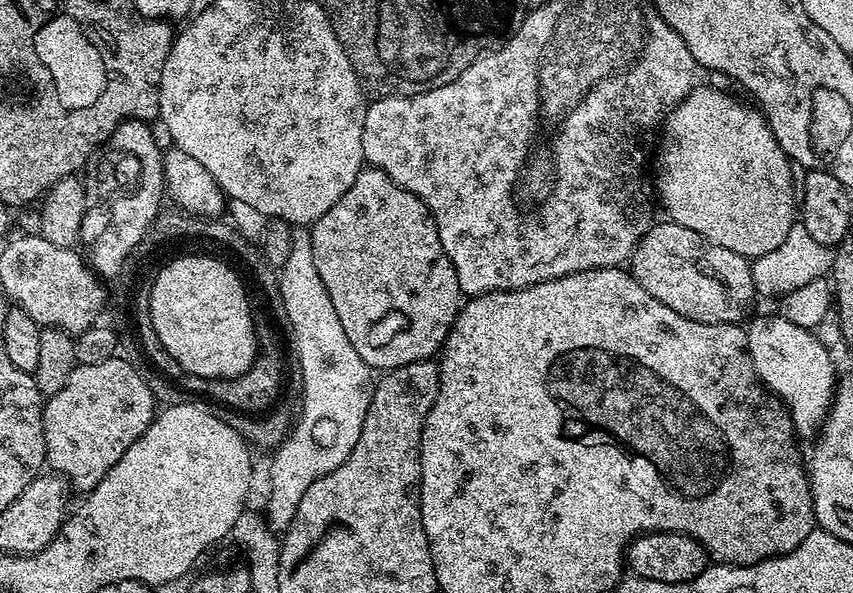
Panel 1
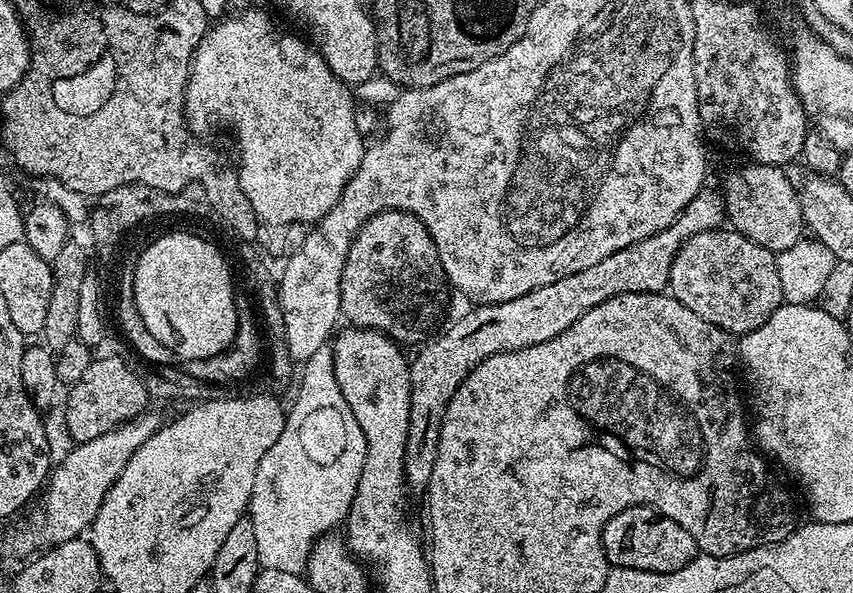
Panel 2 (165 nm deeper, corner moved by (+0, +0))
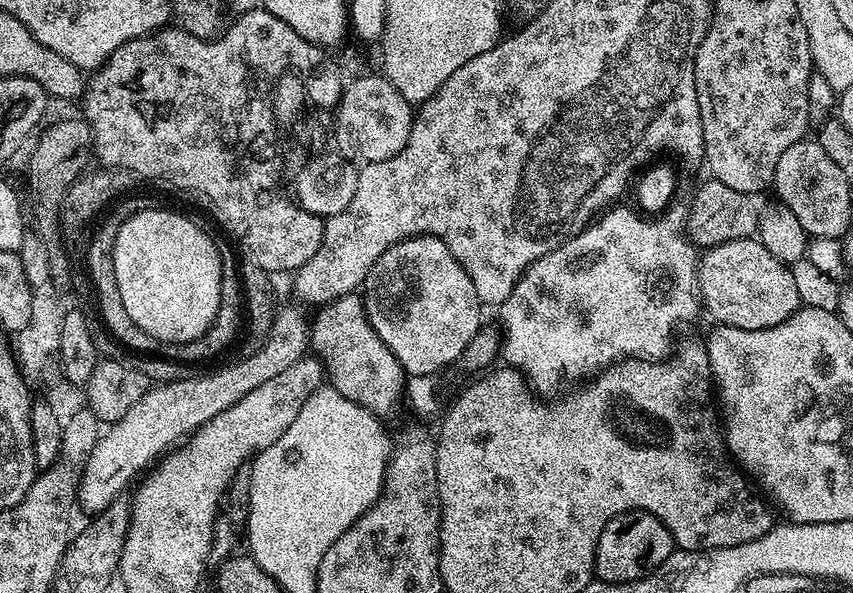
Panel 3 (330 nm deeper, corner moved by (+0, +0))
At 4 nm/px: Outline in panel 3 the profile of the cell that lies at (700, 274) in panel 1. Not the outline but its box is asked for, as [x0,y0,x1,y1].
[696,238,802,330]

